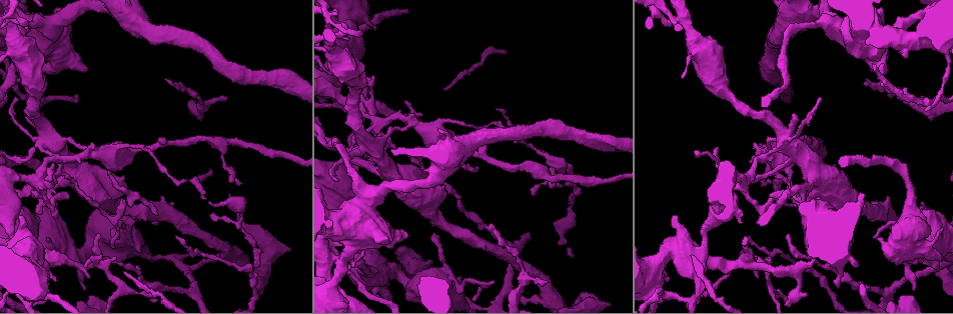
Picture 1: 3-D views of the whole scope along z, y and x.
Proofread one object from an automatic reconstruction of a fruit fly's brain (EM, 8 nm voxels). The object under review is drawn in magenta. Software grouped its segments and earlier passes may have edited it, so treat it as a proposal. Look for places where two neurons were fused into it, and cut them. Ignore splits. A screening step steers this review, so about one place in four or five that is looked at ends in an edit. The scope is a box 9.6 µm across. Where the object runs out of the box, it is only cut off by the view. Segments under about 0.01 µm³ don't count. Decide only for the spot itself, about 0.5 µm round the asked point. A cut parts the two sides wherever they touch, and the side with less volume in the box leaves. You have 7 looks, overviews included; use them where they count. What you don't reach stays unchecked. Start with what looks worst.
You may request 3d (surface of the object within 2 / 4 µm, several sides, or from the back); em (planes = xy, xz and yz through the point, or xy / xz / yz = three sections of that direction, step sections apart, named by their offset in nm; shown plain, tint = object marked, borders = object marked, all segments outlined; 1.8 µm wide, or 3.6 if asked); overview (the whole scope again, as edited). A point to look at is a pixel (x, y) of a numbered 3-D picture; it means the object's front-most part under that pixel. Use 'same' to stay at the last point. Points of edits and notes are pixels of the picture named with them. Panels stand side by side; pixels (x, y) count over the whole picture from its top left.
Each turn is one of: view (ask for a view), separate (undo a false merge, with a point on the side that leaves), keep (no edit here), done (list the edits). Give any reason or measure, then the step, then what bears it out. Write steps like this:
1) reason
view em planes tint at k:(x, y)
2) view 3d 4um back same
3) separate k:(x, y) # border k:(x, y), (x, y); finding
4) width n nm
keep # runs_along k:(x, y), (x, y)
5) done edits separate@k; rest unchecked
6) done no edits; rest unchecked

small branch off a trunk
view em planes tint at 1:(370, 142)

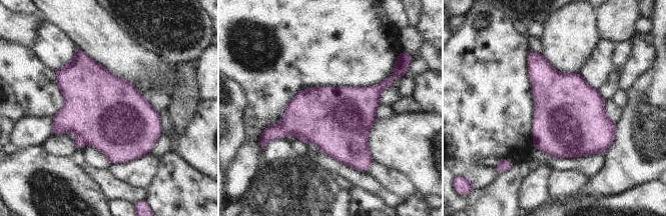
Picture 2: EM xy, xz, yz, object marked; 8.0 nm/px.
separate 2:(324, 115) # a second neuron is stuck on

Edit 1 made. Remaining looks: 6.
view overview

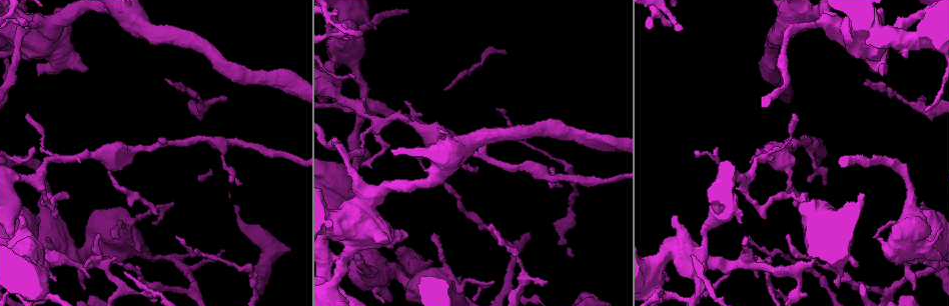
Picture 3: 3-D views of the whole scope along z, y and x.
closes a loop
view em 3.6um planes tint at 3:(897, 37)

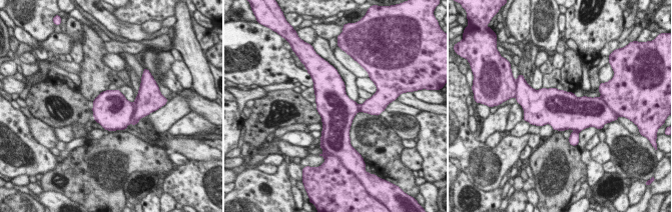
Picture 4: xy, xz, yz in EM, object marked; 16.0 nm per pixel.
separate 4:(119, 110) # border 4:(134, 104), (134, 113), (129, 122); a second neuron is stuck on

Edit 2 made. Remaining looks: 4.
abrupt turn
view em planes borders at 3:(744, 262)

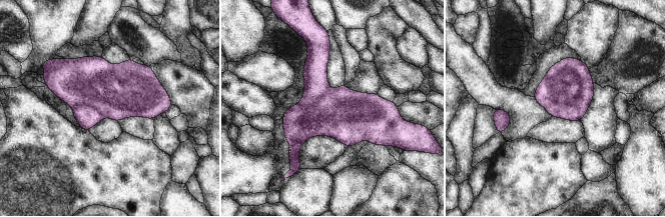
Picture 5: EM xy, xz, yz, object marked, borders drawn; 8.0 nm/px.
width 420 nm
keep # one neuron here

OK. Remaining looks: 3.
done edits separate@2, separate@4; rest unchecked

